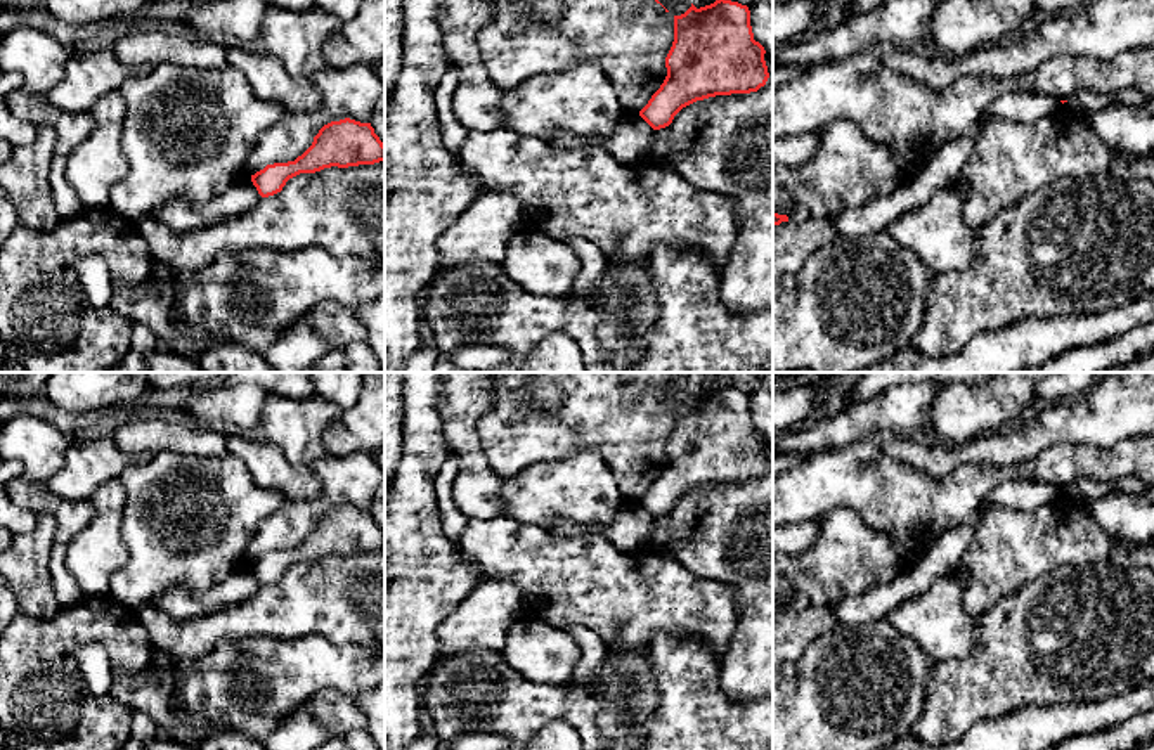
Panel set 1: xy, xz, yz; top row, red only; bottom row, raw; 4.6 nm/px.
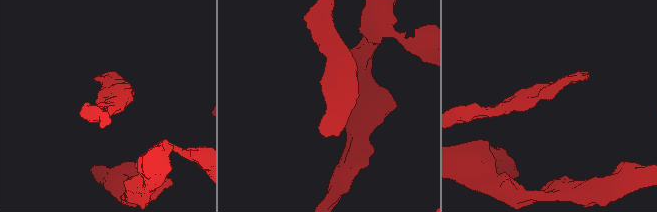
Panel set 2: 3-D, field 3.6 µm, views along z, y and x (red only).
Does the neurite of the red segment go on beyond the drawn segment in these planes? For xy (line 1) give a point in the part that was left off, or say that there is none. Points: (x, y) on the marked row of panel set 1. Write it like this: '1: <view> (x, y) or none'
1: none

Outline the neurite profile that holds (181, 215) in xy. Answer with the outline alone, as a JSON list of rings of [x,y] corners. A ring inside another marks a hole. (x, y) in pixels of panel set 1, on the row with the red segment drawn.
[[[243,177],[232,184],[222,196],[210,201],[170,199],[152,211],[159,222],[177,232],[204,229],[217,220],[243,215],[255,208],[260,194],[251,177]]]

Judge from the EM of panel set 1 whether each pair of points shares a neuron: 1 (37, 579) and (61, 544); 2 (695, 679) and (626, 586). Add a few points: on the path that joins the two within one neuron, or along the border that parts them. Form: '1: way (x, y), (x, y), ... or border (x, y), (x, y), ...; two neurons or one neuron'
1: border (54, 520), (51, 582), (58, 600); two neurons
2: border (700, 640), (692, 634), (655, 633), (648, 646); two neurons

